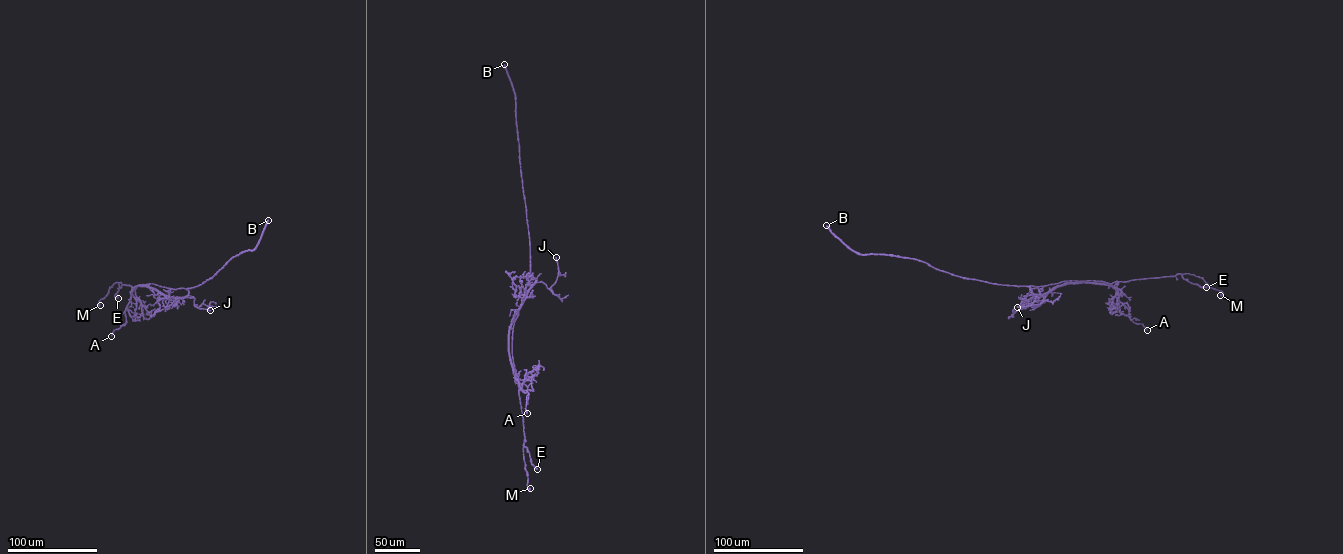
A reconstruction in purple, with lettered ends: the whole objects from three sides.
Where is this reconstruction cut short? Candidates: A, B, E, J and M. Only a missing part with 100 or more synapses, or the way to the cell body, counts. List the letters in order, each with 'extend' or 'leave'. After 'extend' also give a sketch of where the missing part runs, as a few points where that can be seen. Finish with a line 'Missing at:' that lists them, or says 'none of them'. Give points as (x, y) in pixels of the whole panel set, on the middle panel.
A: leave
B: extend
E: leave
J: extend | (556, 257), (553, 243), (558, 232)
M: leave
Missing at: B, J

